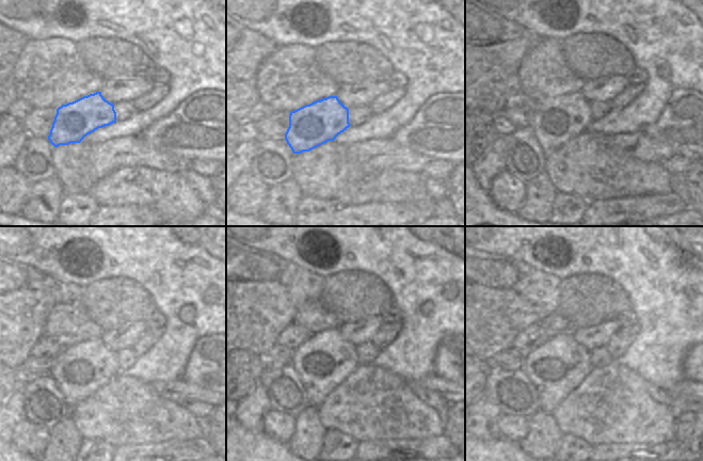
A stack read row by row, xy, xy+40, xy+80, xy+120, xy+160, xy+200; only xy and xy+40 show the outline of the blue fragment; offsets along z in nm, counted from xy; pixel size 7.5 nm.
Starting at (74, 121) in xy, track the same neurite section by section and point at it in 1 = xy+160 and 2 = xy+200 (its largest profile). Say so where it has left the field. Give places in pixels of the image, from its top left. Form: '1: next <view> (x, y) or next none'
1: next xy+160 (317, 368)
2: next xy+200 (556, 368)

